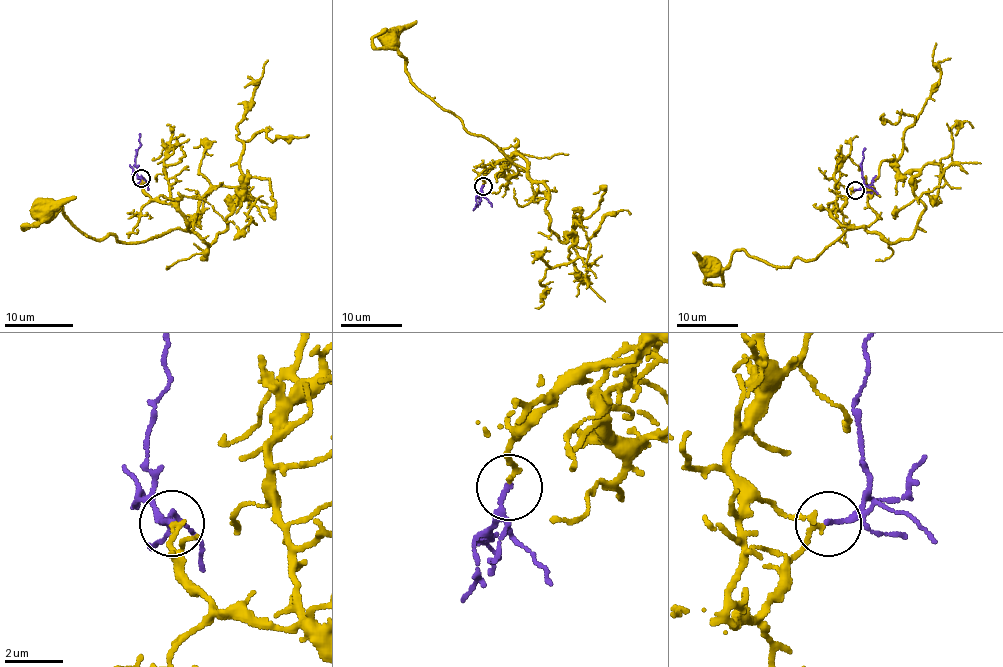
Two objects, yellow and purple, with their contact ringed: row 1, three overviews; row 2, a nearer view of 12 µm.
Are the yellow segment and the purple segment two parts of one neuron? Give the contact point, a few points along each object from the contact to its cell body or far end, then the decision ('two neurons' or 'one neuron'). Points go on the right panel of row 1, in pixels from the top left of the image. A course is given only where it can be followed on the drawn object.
(855, 190) | yellow via (855, 190), (832, 218), (889, 242), (907, 239), (926, 207), (896, 165), (904, 132), (940, 77), (935, 42) | purple via (855, 190), (864, 182), (862, 151), (865, 148) | one neuron

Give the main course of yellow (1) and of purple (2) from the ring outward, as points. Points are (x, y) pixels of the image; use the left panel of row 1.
1: (141, 179), (144, 192), (174, 206), (188, 230), (198, 233), (206, 258), (241, 191), (237, 125), (267, 59)
2: (141, 179), (137, 171), (135, 150), (140, 146), (140, 134)

